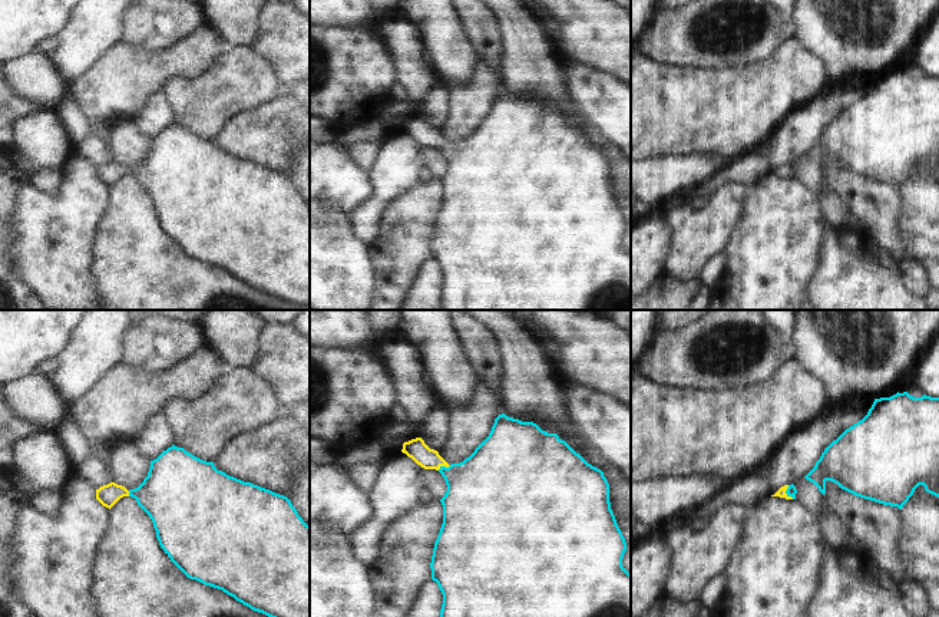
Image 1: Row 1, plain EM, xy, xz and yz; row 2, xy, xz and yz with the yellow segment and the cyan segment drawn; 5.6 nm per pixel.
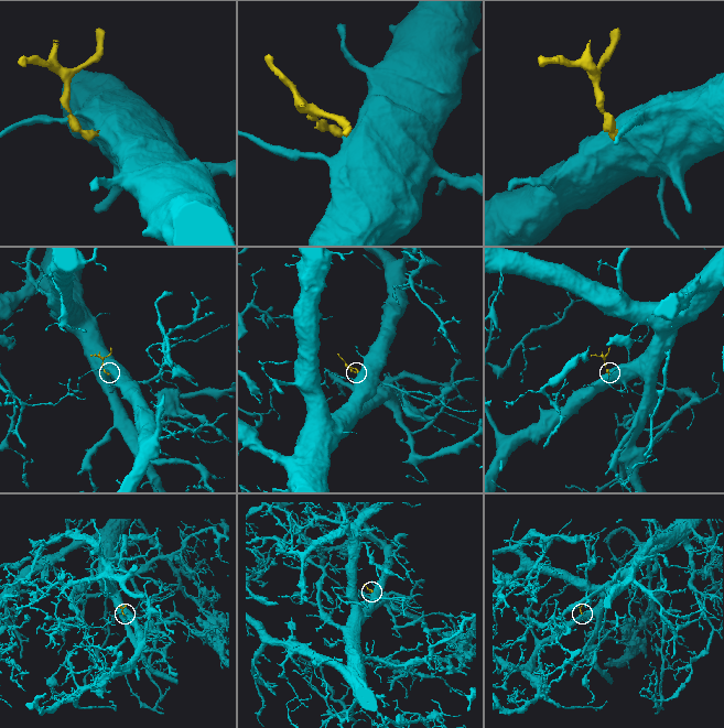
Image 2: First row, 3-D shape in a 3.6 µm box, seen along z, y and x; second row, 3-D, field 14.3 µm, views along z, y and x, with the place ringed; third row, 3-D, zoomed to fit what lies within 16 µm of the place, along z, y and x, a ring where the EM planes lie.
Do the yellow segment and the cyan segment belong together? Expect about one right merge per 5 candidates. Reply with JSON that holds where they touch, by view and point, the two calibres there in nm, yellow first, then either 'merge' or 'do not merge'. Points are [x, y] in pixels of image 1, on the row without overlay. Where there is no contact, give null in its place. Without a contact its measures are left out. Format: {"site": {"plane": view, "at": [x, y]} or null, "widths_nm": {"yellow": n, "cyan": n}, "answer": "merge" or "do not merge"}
{"site": {"plane": "xz", "at": [443, 144]}, "widths_nm": {"yellow": 120, "cyan": 380}, "answer": "merge"}

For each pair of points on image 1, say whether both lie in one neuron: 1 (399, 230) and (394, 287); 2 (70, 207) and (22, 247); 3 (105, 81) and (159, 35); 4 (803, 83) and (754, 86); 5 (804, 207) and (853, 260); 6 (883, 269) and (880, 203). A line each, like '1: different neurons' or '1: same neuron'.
1: same neuron
2: same neuron
3: different neurons
4: same neuron
5: different neurons
6: different neurons

